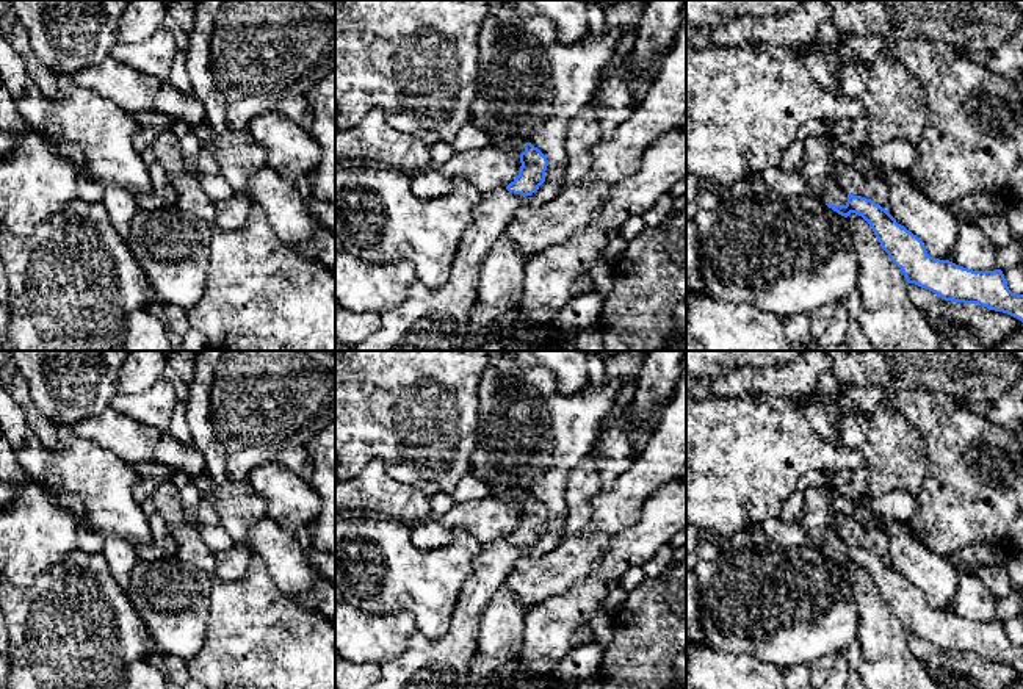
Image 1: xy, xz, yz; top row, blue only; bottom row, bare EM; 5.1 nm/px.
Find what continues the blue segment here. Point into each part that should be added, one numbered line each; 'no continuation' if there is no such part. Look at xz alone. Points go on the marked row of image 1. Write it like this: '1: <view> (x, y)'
1: xz (506, 141)

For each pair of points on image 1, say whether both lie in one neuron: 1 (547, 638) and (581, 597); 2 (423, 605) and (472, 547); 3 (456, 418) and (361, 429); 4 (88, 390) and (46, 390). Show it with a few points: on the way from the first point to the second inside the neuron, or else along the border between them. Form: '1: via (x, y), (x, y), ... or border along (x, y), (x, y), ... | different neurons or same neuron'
1: via (550, 628), (572, 606) | same neuron
2: via (430, 591), (458, 561) | same neuron
3: via (433, 418), (384, 418) | same neuron
4: via (77, 390), (57, 390) | same neuron

